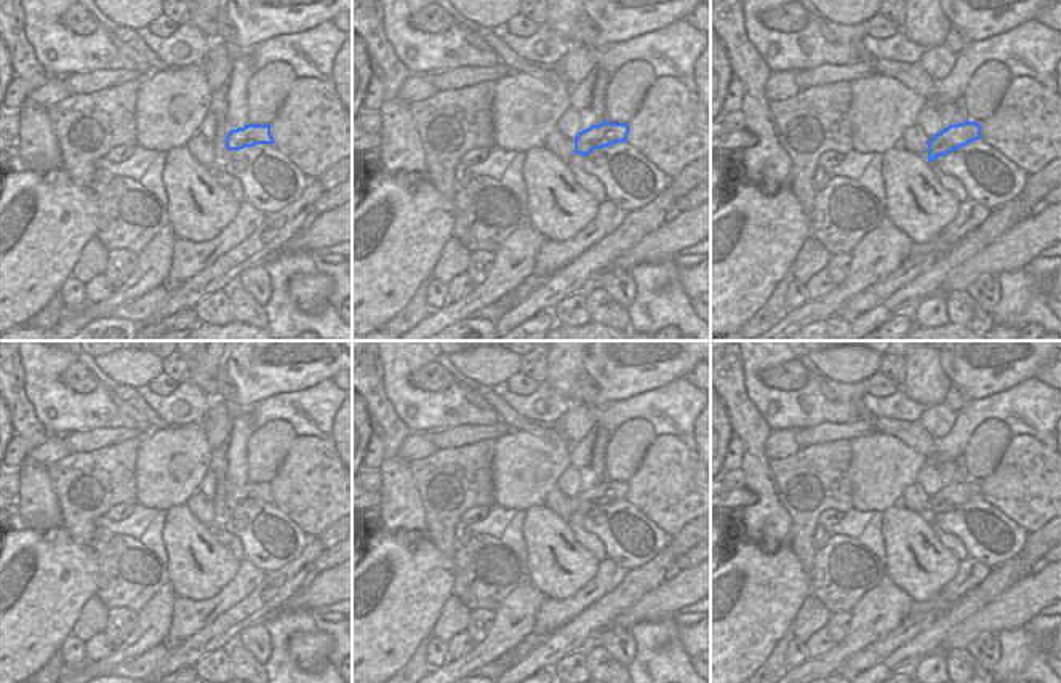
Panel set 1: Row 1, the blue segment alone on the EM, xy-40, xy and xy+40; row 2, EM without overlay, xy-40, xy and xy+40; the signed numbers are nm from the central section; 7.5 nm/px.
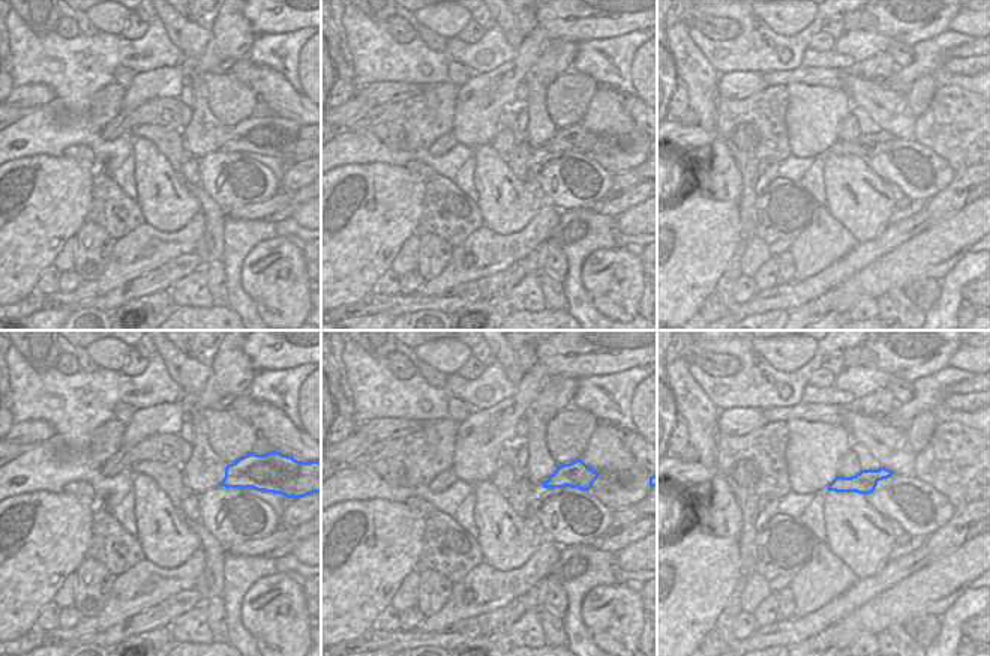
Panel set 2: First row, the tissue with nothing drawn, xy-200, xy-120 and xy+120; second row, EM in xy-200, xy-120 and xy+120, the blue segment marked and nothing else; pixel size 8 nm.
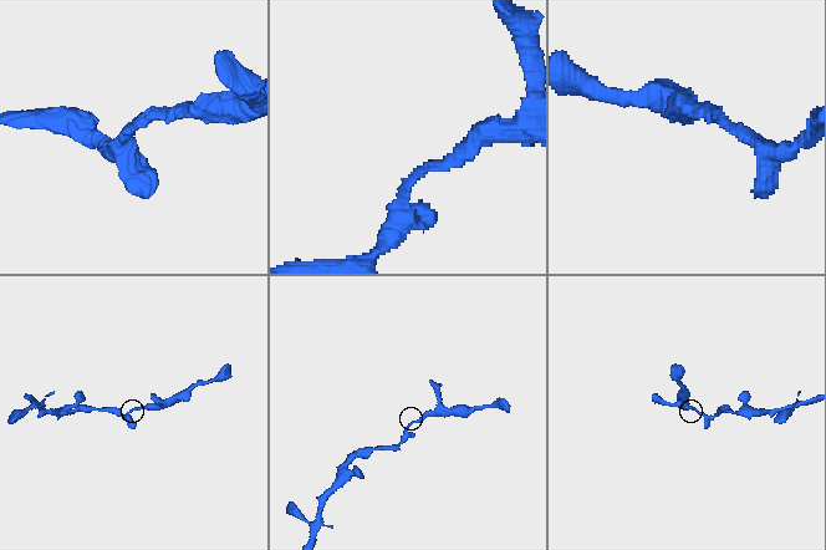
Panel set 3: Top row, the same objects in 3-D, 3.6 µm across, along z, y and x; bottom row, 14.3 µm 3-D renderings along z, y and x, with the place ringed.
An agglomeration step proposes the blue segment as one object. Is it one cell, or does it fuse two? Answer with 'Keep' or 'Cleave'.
Keep

